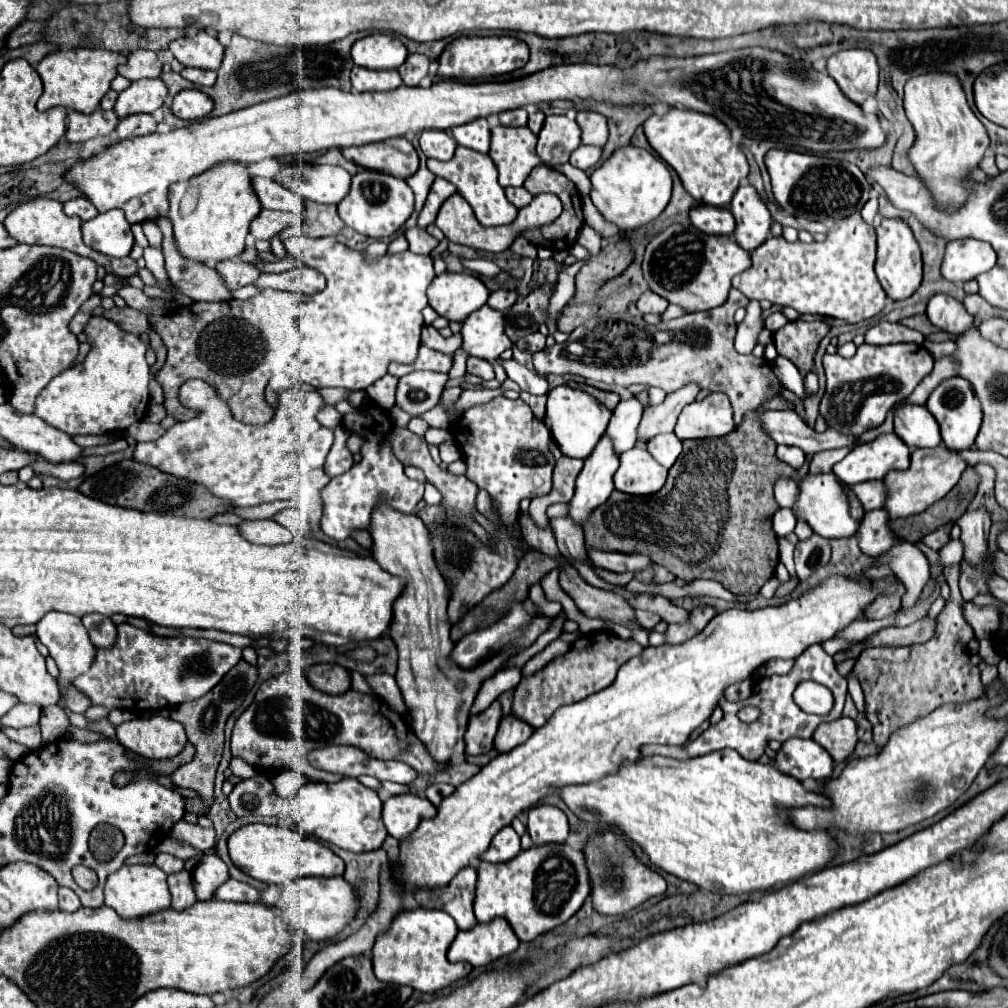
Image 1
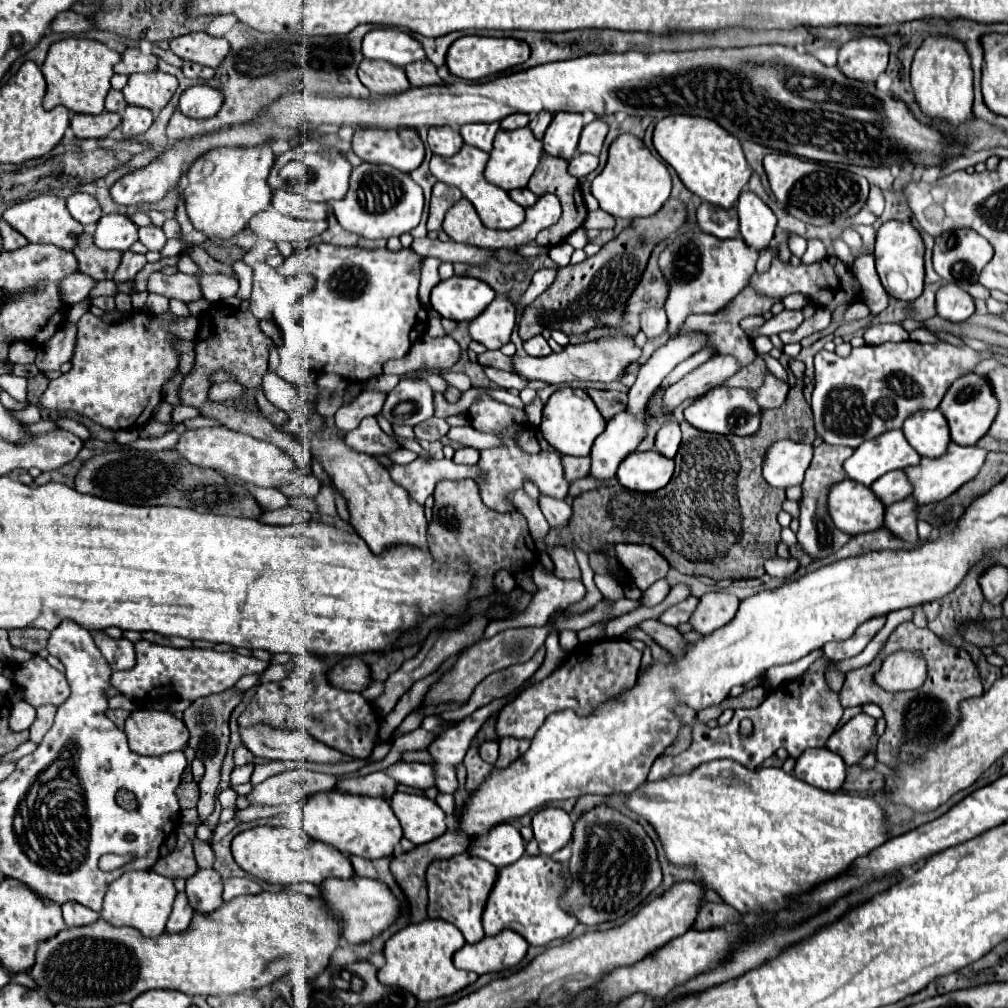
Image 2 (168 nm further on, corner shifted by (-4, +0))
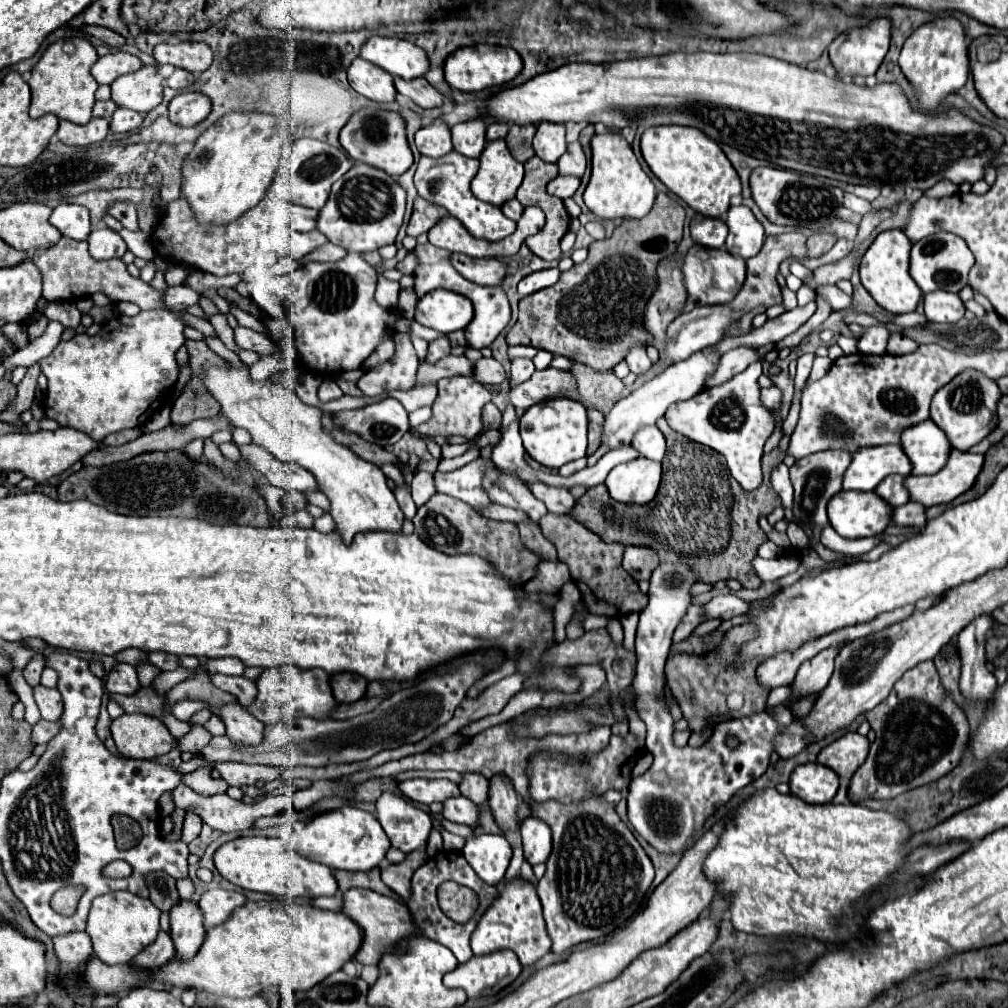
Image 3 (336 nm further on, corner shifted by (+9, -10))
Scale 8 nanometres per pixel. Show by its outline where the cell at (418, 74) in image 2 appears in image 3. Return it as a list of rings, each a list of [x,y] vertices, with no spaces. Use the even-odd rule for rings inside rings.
[[[395,77],[395,89],[401,95],[411,97],[419,107],[439,107],[443,103],[443,95],[433,89],[425,77],[417,77],[417,79],[401,79]]]

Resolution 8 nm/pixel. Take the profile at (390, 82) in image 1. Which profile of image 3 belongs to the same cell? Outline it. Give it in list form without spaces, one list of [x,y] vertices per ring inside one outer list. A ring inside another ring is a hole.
[[[357,57],[351,63],[351,67],[347,71],[347,77],[349,77],[351,87],[357,93],[361,93],[363,97],[367,97],[371,101],[377,101],[377,103],[395,101],[397,91],[393,87],[393,77],[387,71],[367,63],[365,59]]]

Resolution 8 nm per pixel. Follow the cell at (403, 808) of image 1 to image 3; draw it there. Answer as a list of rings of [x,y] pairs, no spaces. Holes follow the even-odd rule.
[[[383,793],[377,801],[377,819],[387,833],[391,847],[411,853],[427,845],[433,829],[431,815],[391,793]]]

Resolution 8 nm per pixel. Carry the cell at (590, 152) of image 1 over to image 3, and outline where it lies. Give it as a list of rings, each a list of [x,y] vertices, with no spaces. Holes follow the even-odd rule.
[[[557,175],[553,181],[549,181],[547,185],[547,191],[551,195],[557,195],[561,199],[567,199],[567,197],[573,197],[573,193],[577,191],[581,179],[575,177],[575,175]]]

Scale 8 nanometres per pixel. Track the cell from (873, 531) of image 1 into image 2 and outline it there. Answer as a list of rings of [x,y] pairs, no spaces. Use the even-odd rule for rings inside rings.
[[[912,497],[892,503],[886,509],[886,527],[898,535],[904,541],[916,543],[918,541],[918,533],[916,533],[916,501],[912,501]]]

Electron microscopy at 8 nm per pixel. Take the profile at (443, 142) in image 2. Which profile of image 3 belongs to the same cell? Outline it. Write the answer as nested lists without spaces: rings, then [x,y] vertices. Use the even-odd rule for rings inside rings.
[[[437,119],[435,123],[431,123],[427,127],[421,127],[415,133],[415,145],[417,145],[421,155],[433,157],[433,159],[447,155],[449,151],[453,151],[449,125],[443,123],[441,119]]]

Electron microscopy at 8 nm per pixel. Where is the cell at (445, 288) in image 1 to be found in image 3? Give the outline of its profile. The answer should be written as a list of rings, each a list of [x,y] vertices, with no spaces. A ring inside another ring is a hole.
[[[435,289],[417,301],[415,321],[439,333],[465,329],[473,319],[473,303],[447,289]]]

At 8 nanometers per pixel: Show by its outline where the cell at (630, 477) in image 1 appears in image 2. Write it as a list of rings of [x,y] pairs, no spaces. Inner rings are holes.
[[[634,451],[618,467],[618,481],[626,489],[652,493],[668,485],[674,473],[674,461],[656,451]]]

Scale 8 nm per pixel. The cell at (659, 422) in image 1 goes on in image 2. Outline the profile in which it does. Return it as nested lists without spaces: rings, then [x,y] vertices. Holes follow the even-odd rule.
[[[714,355],[710,361],[682,377],[678,383],[670,385],[664,393],[664,405],[668,409],[676,409],[688,397],[700,397],[708,393],[712,387],[722,385],[728,377],[740,371],[740,361],[734,357]]]

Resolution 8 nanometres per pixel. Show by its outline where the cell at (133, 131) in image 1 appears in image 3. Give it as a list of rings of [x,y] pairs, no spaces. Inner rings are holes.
[[[119,107],[111,117],[111,131],[113,133],[131,133],[131,131],[139,129],[141,123],[143,123],[143,115],[141,113]]]

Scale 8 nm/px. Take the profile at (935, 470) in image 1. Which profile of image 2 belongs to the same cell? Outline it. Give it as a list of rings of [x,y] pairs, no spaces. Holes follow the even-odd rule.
[[[950,443],[948,453],[940,459],[922,459],[916,467],[908,467],[906,475],[910,479],[910,483],[914,483],[914,499],[918,501],[918,505],[928,505],[934,501],[942,501],[946,497],[950,497],[952,493],[956,493],[964,483],[972,481],[980,467],[984,465],[988,451],[980,449],[976,445],[972,447],[962,447],[956,443]]]

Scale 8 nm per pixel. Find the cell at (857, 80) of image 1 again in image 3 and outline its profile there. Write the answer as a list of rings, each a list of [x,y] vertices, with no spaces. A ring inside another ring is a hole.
[[[875,19],[863,29],[847,31],[829,45],[831,65],[841,79],[875,75],[887,53],[889,37],[889,19]]]

